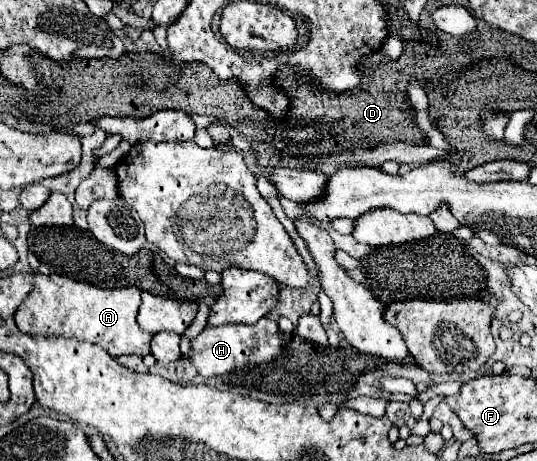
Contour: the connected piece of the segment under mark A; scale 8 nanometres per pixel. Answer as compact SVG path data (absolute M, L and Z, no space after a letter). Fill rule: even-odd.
M34 275L34 287L16 311L16 325L28 335L54 335L74 337L78 341L90 341L100 345L112 357L118 355L148 355L150 339L148 331L142 331L136 313L140 307L140 289L100 289L96 285L80 283L62 275Z

